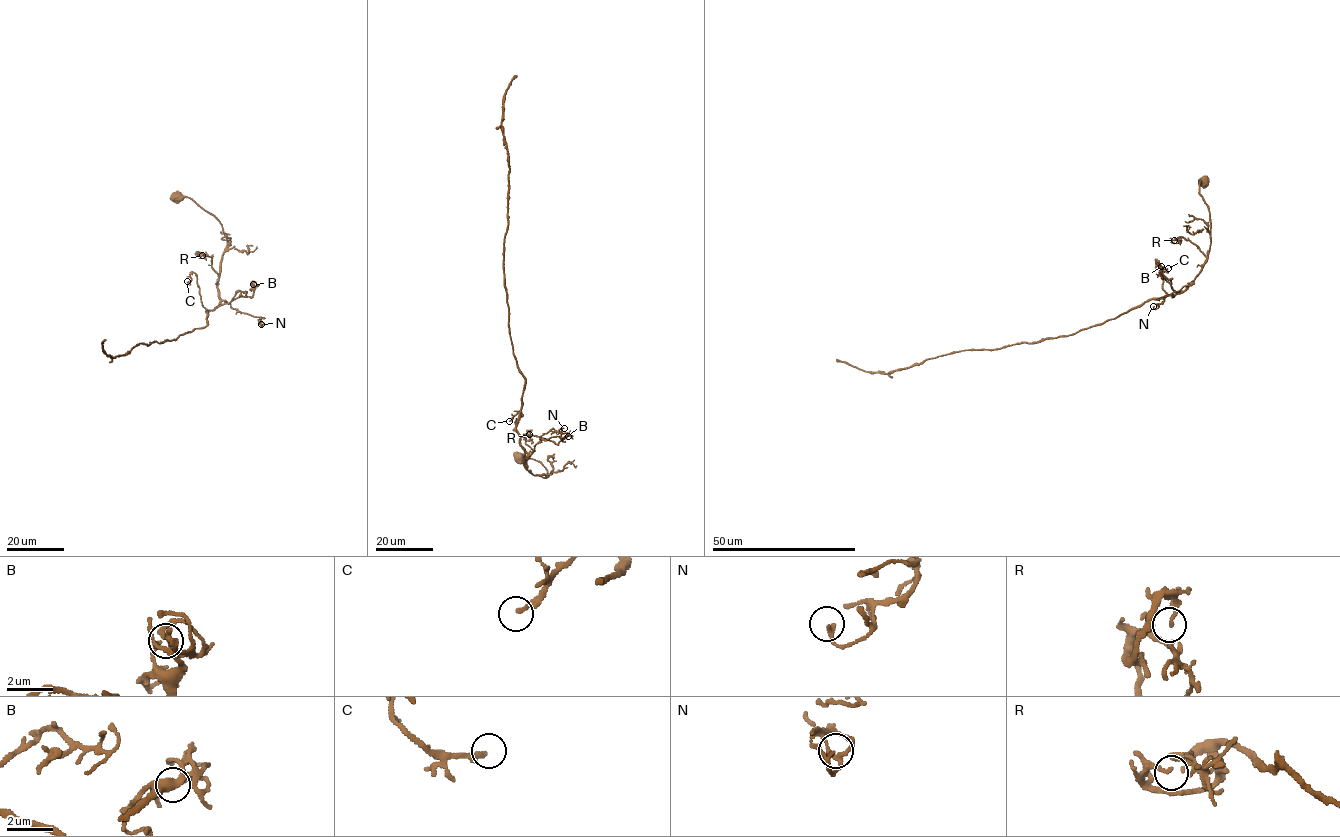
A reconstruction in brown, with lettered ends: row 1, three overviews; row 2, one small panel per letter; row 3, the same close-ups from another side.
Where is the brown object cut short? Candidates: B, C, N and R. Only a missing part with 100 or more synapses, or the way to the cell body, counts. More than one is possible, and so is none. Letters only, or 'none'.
none

